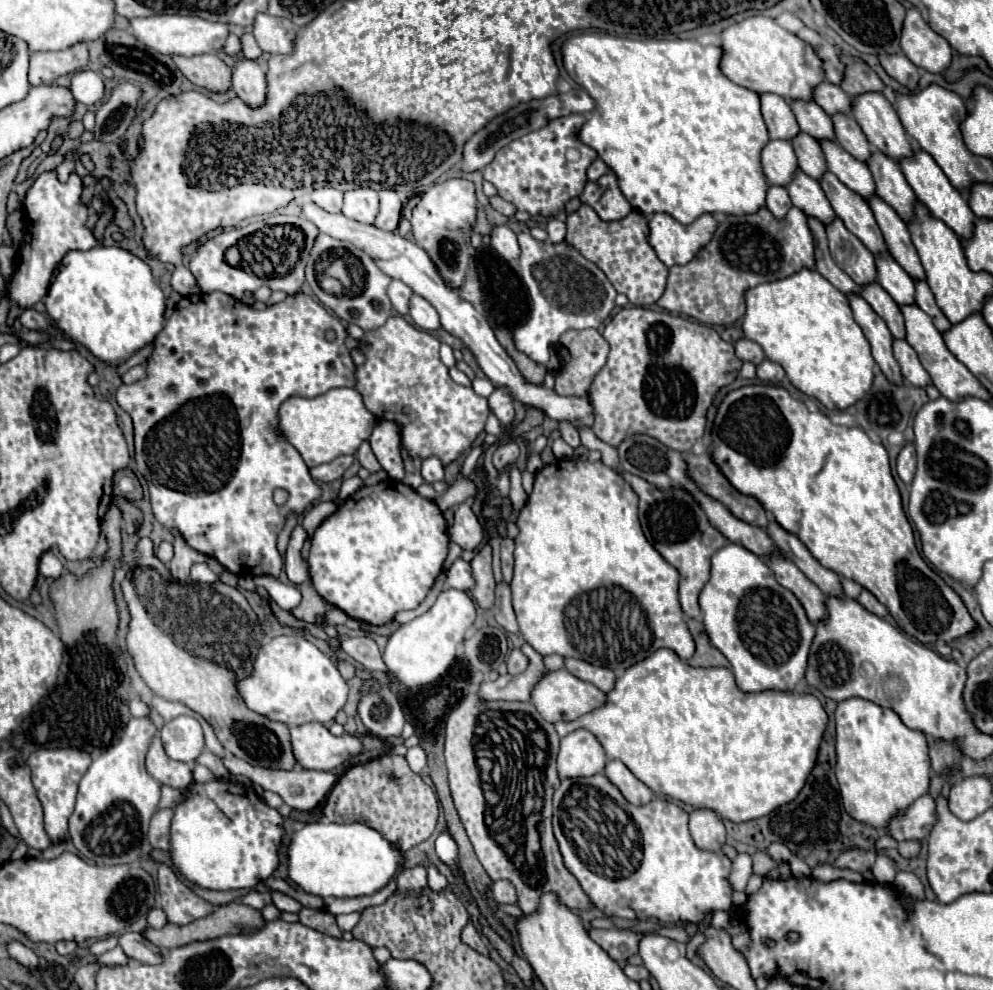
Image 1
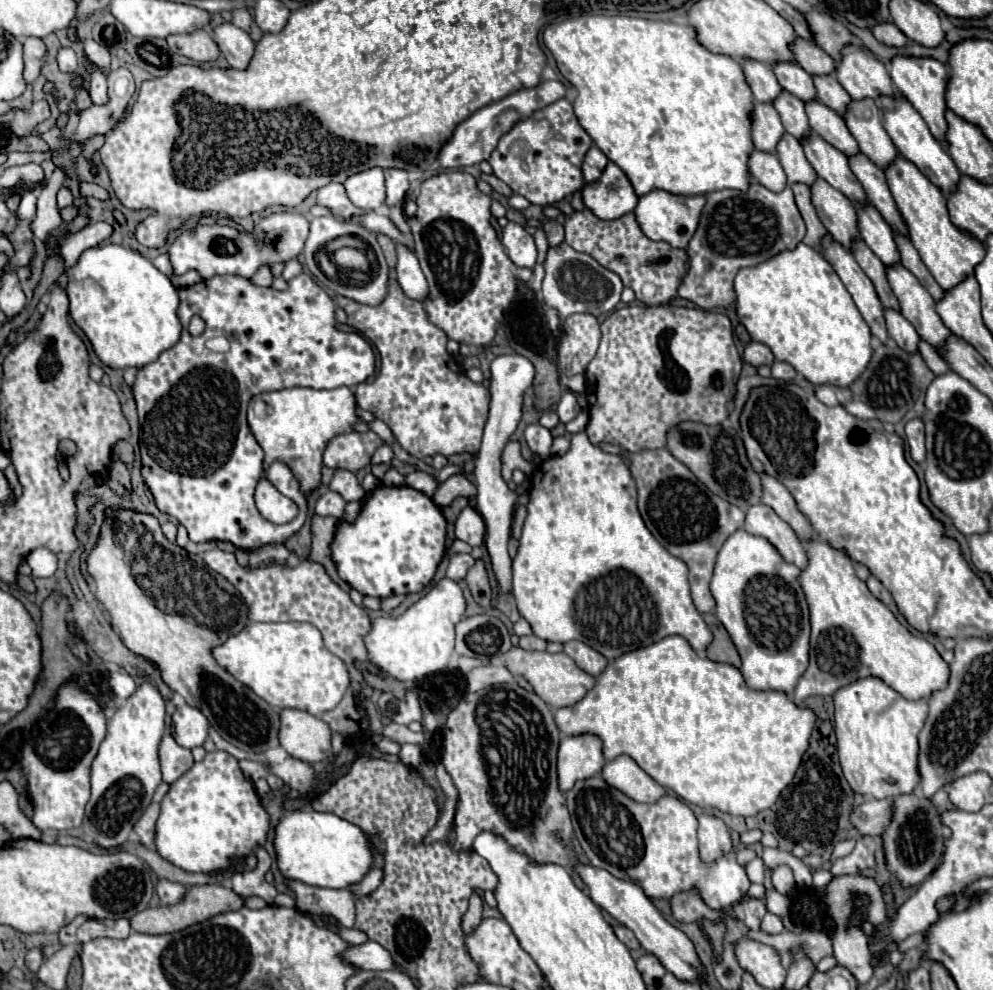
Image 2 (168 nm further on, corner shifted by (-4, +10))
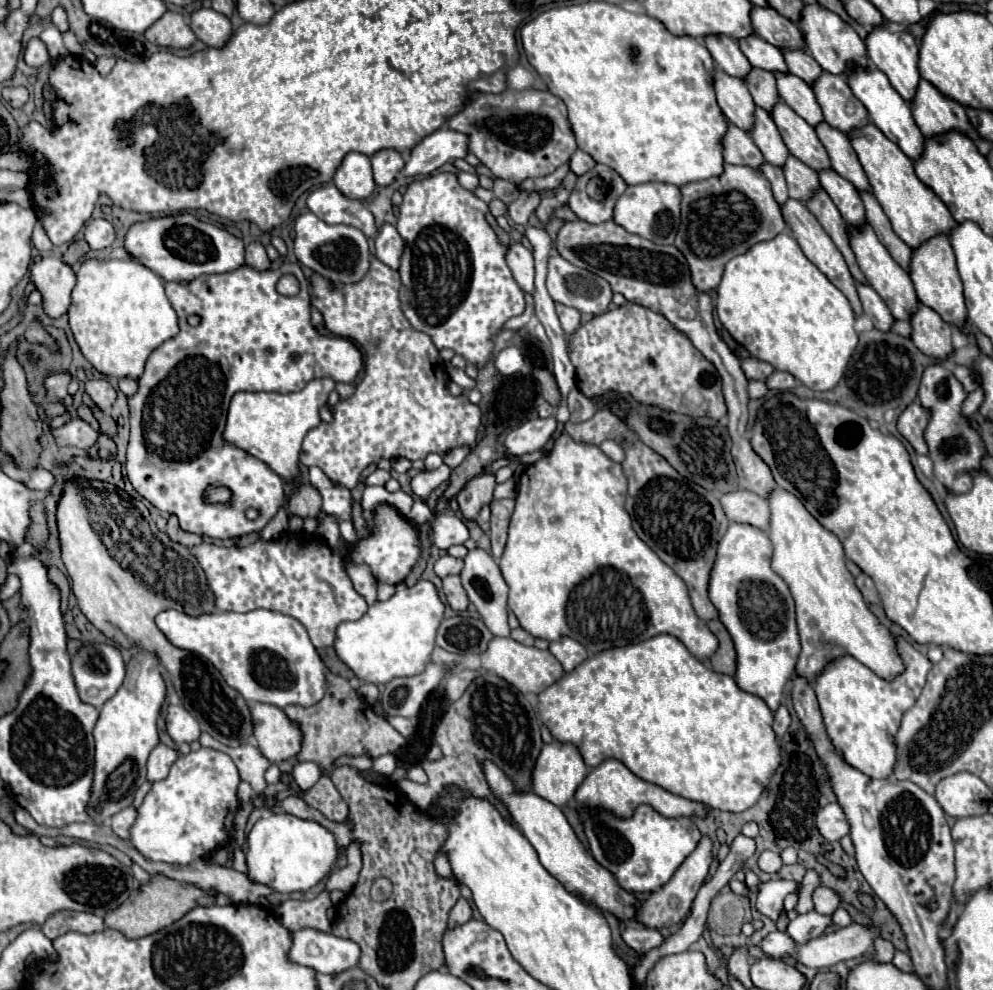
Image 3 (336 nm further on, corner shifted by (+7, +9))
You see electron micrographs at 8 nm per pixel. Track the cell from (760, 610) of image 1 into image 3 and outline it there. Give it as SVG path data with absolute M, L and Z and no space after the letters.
M731 523L717 547L715 565L709 577L709 599L735 643L735 681L739 689L761 697L769 709L775 711L787 681L793 677L801 647L793 597L787 583L771 569L771 557L773 545L763 531L751 525Z

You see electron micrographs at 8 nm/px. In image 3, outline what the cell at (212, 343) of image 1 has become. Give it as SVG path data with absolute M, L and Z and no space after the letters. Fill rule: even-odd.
M285 261L279 269L269 269L269 271L255 271L247 265L239 267L237 271L231 271L231 273L221 273L221 275L201 275L201 279L195 279L187 285L179 285L179 283L165 283L165 291L167 291L167 297L179 317L179 333L177 335L195 335L195 337L173 337L169 341L165 341L161 347L157 347L147 363L145 363L145 371L143 375L137 379L139 383L139 389L137 393L129 395L129 419L131 419L131 437L129 437L129 447L127 447L127 477L131 481L131 485L135 487L135 491L145 497L153 507L157 507L159 511L163 513L171 513L171 515L177 515L179 519L179 525L183 531L187 533L195 533L195 535L207 535L207 537L213 537L213 539L239 539L243 535L251 535L255 531L263 531L265 525L277 515L277 511L287 503L285 499L285 489L283 489L283 481L279 479L279 475L275 475L263 461L255 459L253 455L249 455L247 451L227 443L223 439L223 431L225 431L225 425L227 425L227 411L229 411L229 403L231 403L231 397L237 393L237 391L251 391L251 392L277 392L277 393L291 393L291 391L301 391L309 381L313 379L323 379L323 377L329 377L333 379L335 383L355 383L359 371L363 369L363 355L361 351L349 341L349 339L343 339L343 337L325 337L321 335L313 323L311 323L311 295L309 295L309 281L307 277L303 275L301 267L297 263L289 263ZM283 275L295 275L299 285L301 285L301 291L295 295L295 297L283 297L275 291L275 283L283 277ZM189 315L199 315L199 325L197 327L191 327L187 323L187 317ZM207 487L225 487L231 491L231 501L229 503L207 503ZM247 507L255 507L261 511L261 515L255 519L255 521L249 521L245 517L245 509Z

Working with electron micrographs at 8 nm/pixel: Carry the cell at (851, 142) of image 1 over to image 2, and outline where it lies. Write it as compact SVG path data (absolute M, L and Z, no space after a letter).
M824 74L824 76L812 76L812 80L814 80L818 100L822 100L826 106L830 106L840 116L844 116L846 104L852 98L850 98L850 94L846 94L846 90L842 90L842 86L836 80L836 76L834 74Z

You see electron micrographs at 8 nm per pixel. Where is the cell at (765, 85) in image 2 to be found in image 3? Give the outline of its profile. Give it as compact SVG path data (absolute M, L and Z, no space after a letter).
M711 35L711 39L705 39L705 45L723 73L741 81L745 81L745 77L751 73L751 63L733 39L727 39L725 35Z

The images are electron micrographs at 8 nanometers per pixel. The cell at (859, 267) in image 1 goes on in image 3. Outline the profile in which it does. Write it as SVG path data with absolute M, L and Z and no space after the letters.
M789 155L787 163L783 167L783 173L785 173L785 179L787 179L791 199L807 203L821 189L819 175L813 169L809 169L807 165L799 163L799 159L795 159L793 155Z

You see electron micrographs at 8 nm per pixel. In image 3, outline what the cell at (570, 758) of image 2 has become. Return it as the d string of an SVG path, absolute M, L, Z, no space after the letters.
M547 743L535 765L533 791L549 803L563 807L567 805L577 787L587 775L587 765L579 749L571 743Z

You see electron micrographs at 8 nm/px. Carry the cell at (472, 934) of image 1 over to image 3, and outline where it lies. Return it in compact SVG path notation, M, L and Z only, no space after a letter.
M461 897L461 899L455 903L455 907L451 909L451 913L449 913L449 929L459 927L459 925L467 923L469 919L471 919L471 905L467 903L467 899Z

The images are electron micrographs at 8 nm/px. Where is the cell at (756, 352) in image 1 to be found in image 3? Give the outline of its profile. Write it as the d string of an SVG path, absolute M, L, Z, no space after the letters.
M747 357L741 361L741 369L743 373L747 375L747 379L759 379L759 381L765 381L767 375L771 375L773 367L761 359L755 359L755 357Z

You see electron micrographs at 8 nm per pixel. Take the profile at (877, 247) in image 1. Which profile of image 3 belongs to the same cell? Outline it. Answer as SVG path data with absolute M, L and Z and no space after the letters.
M783 101L775 105L773 121L793 157L803 161L813 171L831 169L829 155L823 143L819 143L815 129L805 119L801 119L795 111L791 111L791 107L787 107Z

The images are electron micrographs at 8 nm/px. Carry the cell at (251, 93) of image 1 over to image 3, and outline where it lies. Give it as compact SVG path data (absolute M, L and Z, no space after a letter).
M199 9L191 15L191 29L207 47L221 49L233 35L231 21L213 9Z

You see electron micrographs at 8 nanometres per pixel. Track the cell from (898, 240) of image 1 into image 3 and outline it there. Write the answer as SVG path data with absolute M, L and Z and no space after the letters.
M819 123L815 131L831 157L833 171L837 171L843 179L851 181L857 191L871 191L869 179L857 159L855 149L851 147L851 141L841 131L835 131L833 127L829 127L827 123Z

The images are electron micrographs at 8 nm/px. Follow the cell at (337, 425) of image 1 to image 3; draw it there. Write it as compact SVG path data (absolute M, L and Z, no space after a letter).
M315 379L295 393L235 393L229 405L223 437L267 463L285 483L299 481L299 453L303 437L319 425L319 409L335 389L331 379Z

